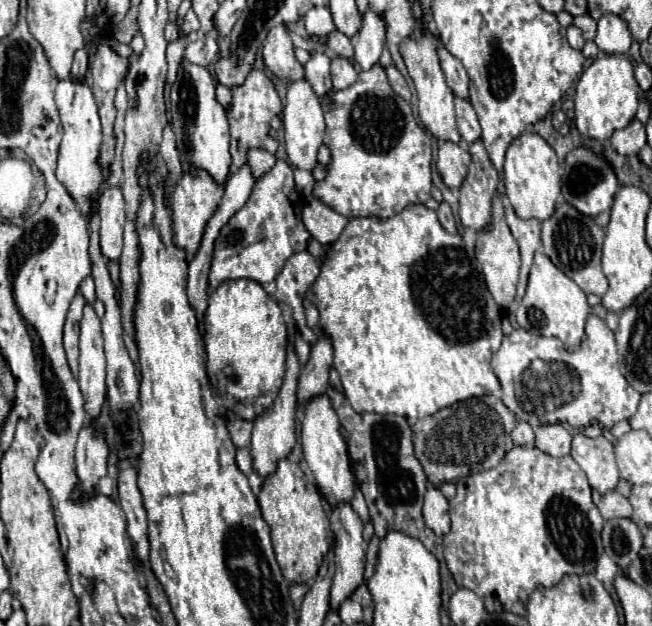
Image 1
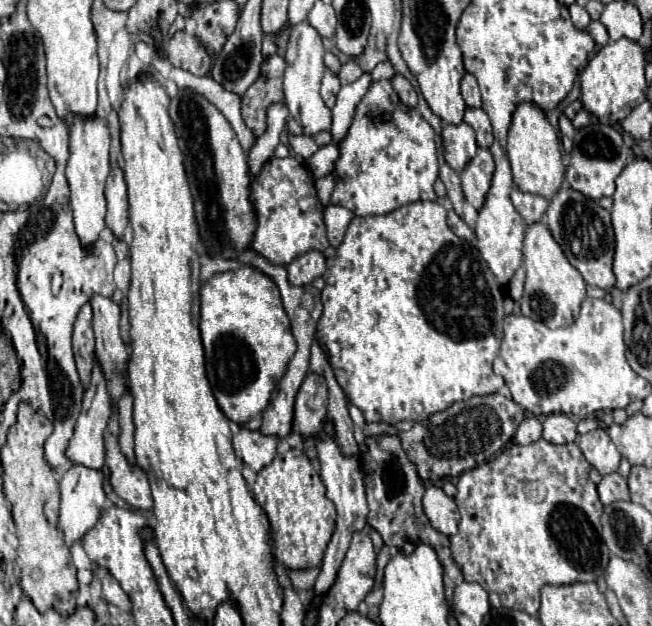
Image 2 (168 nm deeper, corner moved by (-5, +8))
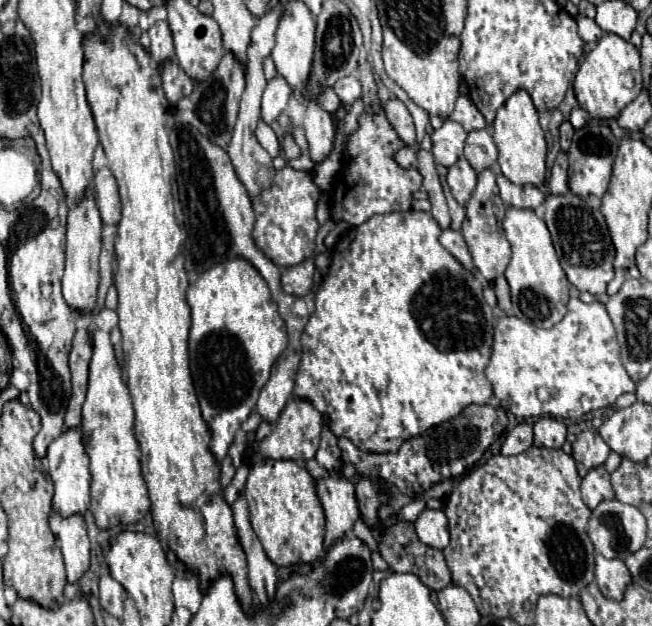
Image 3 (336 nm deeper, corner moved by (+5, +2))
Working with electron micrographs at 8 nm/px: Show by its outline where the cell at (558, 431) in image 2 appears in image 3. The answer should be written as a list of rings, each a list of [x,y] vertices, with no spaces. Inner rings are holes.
[[[540,417],[534,423],[534,445],[560,449],[566,441],[566,425],[554,417]]]

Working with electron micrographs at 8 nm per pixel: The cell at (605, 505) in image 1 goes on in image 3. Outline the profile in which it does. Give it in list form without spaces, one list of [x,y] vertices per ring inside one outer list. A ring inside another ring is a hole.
[[[604,465],[594,467],[588,471],[588,475],[582,479],[582,499],[590,509],[596,509],[600,501],[612,499],[614,491],[610,485],[610,473]]]

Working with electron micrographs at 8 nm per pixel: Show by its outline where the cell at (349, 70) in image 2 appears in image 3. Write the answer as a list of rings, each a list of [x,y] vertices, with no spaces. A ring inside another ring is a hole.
[[[354,75],[344,77],[334,85],[334,91],[344,105],[352,105],[356,99],[360,99],[360,81]]]

